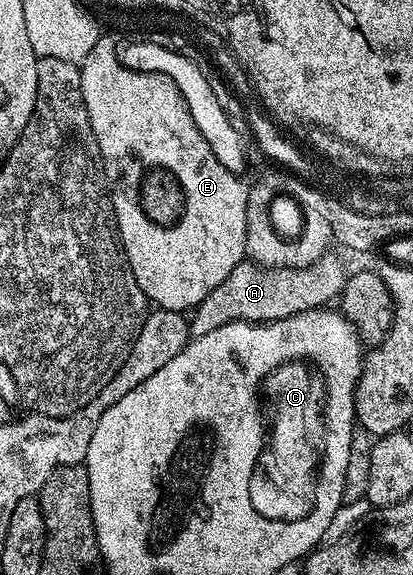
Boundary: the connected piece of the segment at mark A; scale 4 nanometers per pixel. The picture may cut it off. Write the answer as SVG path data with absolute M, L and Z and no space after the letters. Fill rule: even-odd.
M331 255L298 269L269 268L251 259L239 261L234 271L230 271L230 275L226 275L226 279L222 279L222 283L218 283L218 287L214 287L214 291L210 291L210 295L191 310L191 336L210 335L210 331L229 325L231 321L267 323L281 321L294 313L315 311L339 298L345 280L343 263Z

